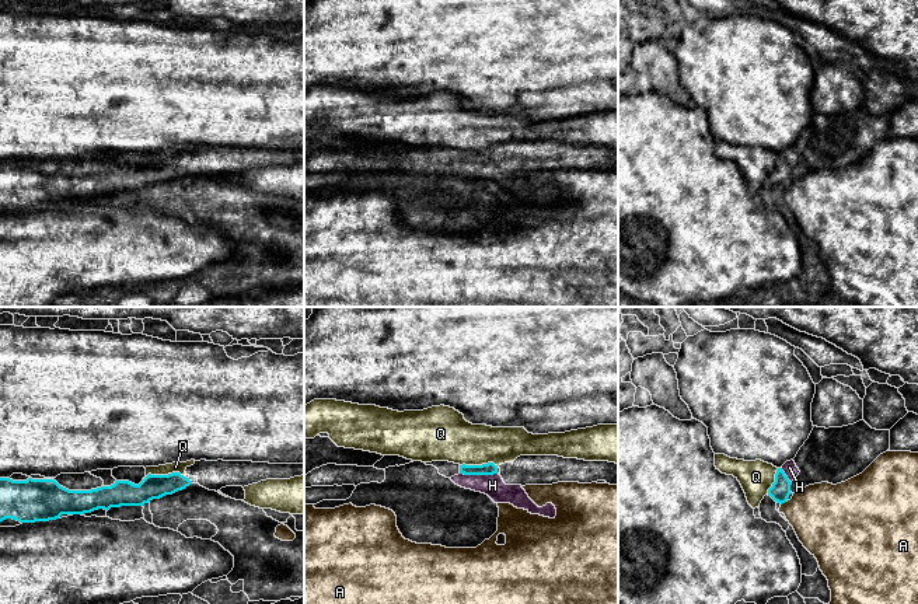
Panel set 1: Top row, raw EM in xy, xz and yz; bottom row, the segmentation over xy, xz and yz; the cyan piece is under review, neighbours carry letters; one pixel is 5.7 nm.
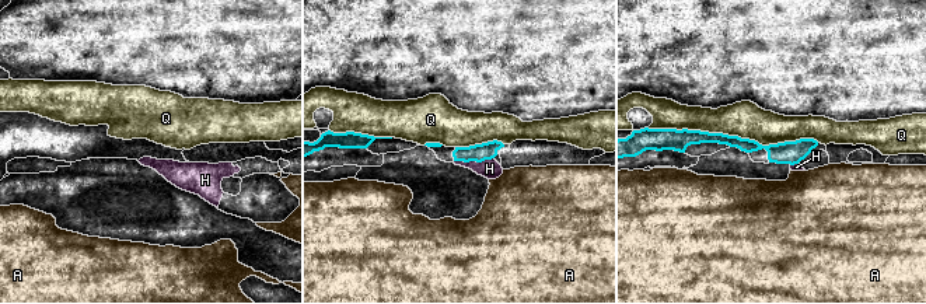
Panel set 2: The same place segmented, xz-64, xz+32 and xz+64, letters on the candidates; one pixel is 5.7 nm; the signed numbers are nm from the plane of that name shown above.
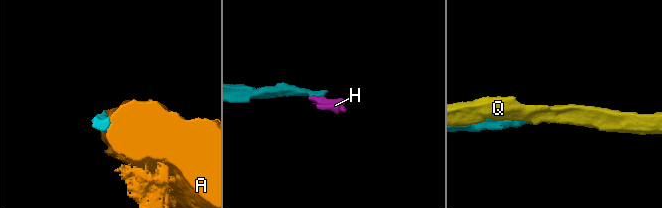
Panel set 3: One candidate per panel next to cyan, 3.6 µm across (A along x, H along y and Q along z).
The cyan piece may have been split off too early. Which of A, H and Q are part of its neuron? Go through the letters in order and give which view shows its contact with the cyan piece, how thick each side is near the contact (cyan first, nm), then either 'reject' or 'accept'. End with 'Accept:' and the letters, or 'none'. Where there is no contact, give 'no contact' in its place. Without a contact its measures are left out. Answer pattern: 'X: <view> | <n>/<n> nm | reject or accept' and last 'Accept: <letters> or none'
A: yz | 120/380 nm | reject
H: xz | 70/130 nm | accept
Q: xy | 140/60 nm | reject
Accept: H

